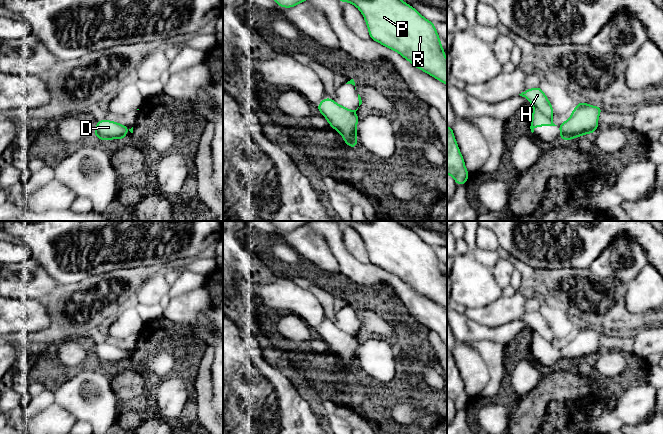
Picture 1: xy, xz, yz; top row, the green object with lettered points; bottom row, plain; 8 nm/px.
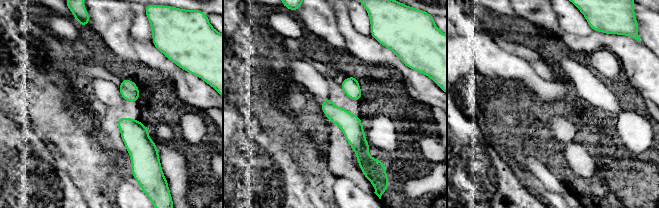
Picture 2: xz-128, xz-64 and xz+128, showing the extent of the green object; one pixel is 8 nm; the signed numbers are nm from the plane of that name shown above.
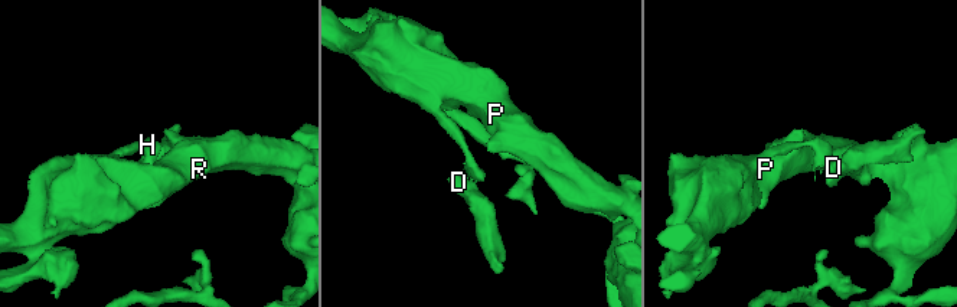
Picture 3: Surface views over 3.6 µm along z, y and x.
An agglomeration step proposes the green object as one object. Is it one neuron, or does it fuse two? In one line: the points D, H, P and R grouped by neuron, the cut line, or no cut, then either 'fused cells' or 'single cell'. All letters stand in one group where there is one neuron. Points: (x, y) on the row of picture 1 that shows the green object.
D / H P R; cut in xz along (352, 111), (355, 112); fused cells

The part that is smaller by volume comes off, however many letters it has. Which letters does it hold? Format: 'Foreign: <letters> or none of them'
Foreign: D

